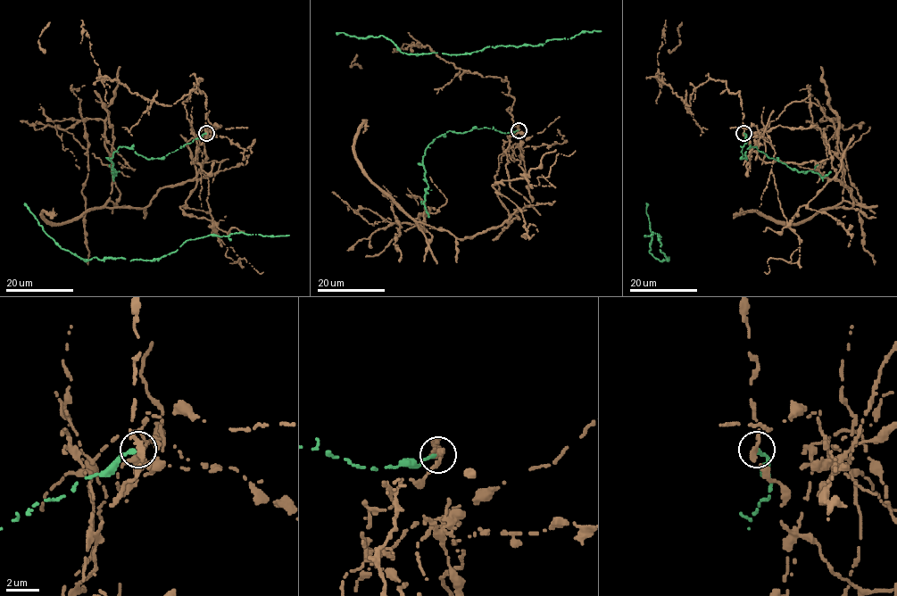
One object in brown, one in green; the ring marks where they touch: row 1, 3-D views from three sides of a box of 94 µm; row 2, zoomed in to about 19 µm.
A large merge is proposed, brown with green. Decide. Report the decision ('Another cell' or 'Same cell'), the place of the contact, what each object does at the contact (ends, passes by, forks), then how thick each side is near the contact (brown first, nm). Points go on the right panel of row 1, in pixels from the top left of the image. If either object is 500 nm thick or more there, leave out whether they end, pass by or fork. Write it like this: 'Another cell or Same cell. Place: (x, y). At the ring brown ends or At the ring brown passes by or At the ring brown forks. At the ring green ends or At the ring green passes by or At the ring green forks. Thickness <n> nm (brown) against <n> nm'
Another cell. Place: (743, 133). At the ring brown ends. At the ring green ends. Thickness 440 nm (brown) against 200 nm

